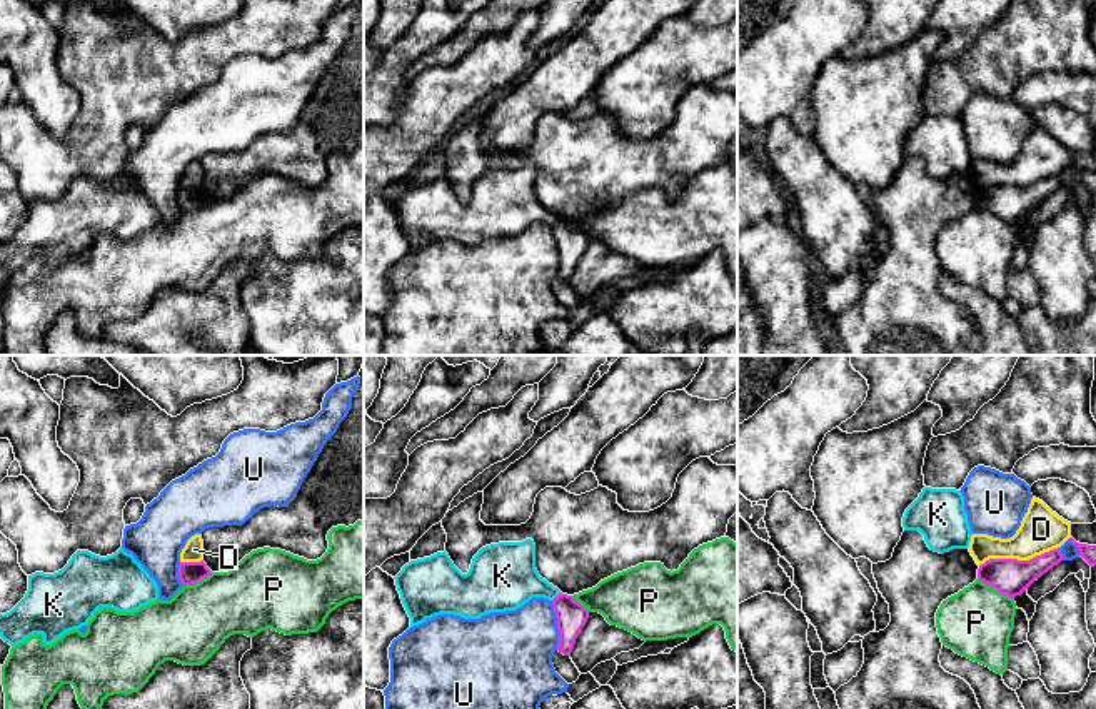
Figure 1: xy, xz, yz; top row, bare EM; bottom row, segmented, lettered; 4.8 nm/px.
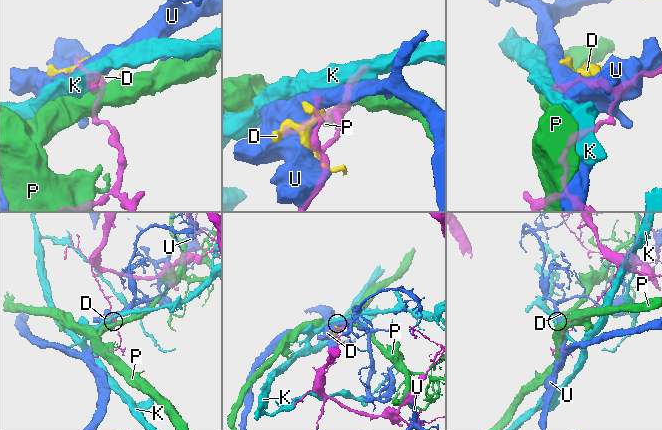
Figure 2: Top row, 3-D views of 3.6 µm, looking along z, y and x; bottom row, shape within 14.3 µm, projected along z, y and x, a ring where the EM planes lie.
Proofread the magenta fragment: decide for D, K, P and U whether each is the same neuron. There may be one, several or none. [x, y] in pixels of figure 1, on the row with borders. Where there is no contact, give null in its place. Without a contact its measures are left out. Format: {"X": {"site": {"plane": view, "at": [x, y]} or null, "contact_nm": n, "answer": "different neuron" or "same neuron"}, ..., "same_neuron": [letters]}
{"D": {"site": {"plane": "yz", "at": [1020, 561]}, "contact_nm": 400, "answer": "different neuron"}, "K": {"site": {"plane": "xz", "at": [556, 598]}, "contact_nm": 60, "answer": "different neuron"}, "P": {"site": {"plane": "yz", "at": [996, 589]}, "contact_nm": 200, "answer": "different neuron"}, "U": {"site": {"plane": "xz", "at": [558, 626]}, "contact_nm": 240, "answer": "different neuron"}, "same_neuron": []}

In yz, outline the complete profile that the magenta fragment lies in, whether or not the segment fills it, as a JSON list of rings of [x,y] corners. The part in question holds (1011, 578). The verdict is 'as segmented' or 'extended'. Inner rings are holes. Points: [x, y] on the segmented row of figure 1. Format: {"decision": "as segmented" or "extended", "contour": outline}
{"decision": "as segmented", "contour": [[[1061,547],[1036,556],[1029,561],[989,559],[979,566],[978,579],[1014,599],[1061,561]]]}

